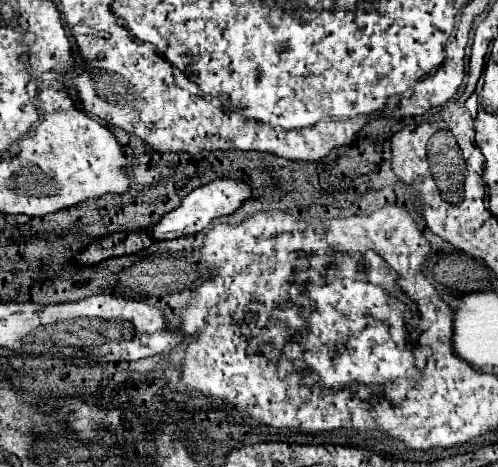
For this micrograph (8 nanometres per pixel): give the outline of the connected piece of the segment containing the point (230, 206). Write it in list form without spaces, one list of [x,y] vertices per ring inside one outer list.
[[[221,178],[221,180],[215,180],[211,184],[205,184],[193,192],[189,192],[183,202],[173,208],[171,212],[163,214],[161,220],[157,224],[151,226],[149,234],[151,238],[155,240],[173,240],[173,238],[179,238],[179,236],[185,236],[185,234],[193,234],[193,232],[201,232],[207,228],[207,224],[217,218],[217,216],[225,216],[225,214],[231,214],[235,212],[243,200],[247,200],[251,196],[251,190],[247,184],[241,184],[241,182],[235,182],[235,180],[227,180],[227,178]]]

